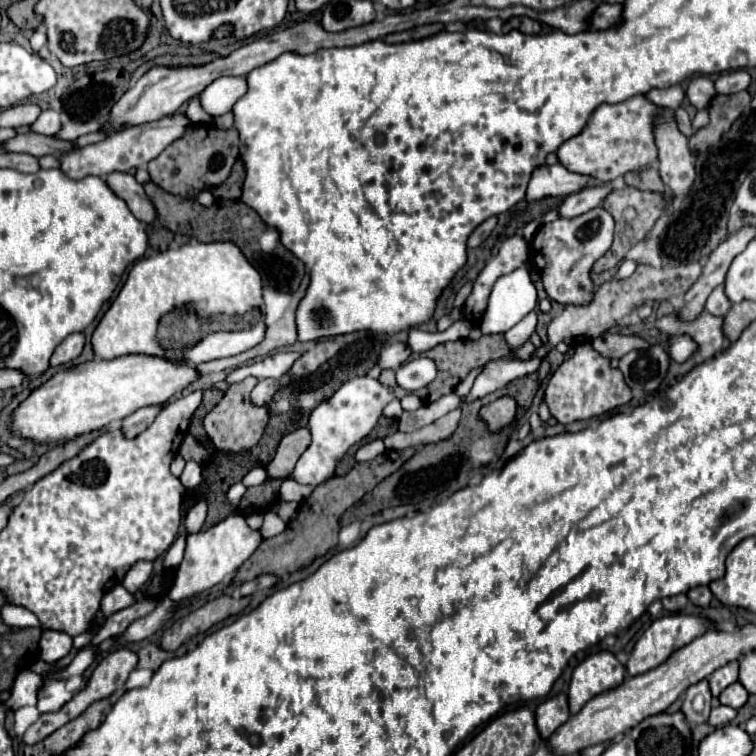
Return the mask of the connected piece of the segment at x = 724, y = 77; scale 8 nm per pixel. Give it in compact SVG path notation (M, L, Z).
M735 70L735 72L725 72L715 80L715 90L717 94L735 94L741 90L747 90L751 78L745 70Z

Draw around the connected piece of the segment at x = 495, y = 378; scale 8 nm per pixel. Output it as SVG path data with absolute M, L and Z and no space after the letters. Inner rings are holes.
M497 358L493 362L487 362L483 366L483 370L477 374L475 384L467 396L467 402L483 398L483 396L507 386L509 382L513 382L517 378L533 374L541 362L543 362L543 358L531 358L531 360Z

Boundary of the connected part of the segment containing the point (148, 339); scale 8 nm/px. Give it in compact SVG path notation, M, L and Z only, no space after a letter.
M191 240L179 248L169 248L149 258L141 258L129 270L127 282L99 320L91 346L95 358L111 360L127 354L163 356L165 348L157 342L159 318L173 308L189 306L199 316L211 314L237 314L243 316L251 310L265 312L261 298L263 276L245 258L235 242L197 242Z

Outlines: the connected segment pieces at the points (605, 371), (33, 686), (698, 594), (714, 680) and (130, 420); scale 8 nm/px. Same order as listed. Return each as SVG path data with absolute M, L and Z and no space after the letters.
M591 344L577 346L575 354L567 358L551 376L545 388L545 402L551 416L561 424L571 424L575 420L589 420L601 416L617 406L623 406L631 400L631 390L623 380L619 368L611 368L611 360L601 356L591 348Z
M21 672L17 676L17 682L15 682L15 688L11 690L11 696L5 700L5 710L17 710L17 708L23 708L23 706L35 706L37 704L37 690L41 686L41 680L45 676L39 676L35 672Z
M697 586L697 588L693 588L693 590L687 592L687 598L689 598L695 606L707 608L709 602L711 602L711 590L709 590L709 586Z
M733 660L721 668L717 668L711 676L709 676L709 684L711 684L711 692L713 696L719 696L729 684L739 680L739 662Z
M157 404L157 406L145 406L137 412L133 412L131 416L127 416L123 422L121 422L121 430L125 432L127 438L135 438L139 432L143 432L155 418L157 414L163 410L163 404Z

